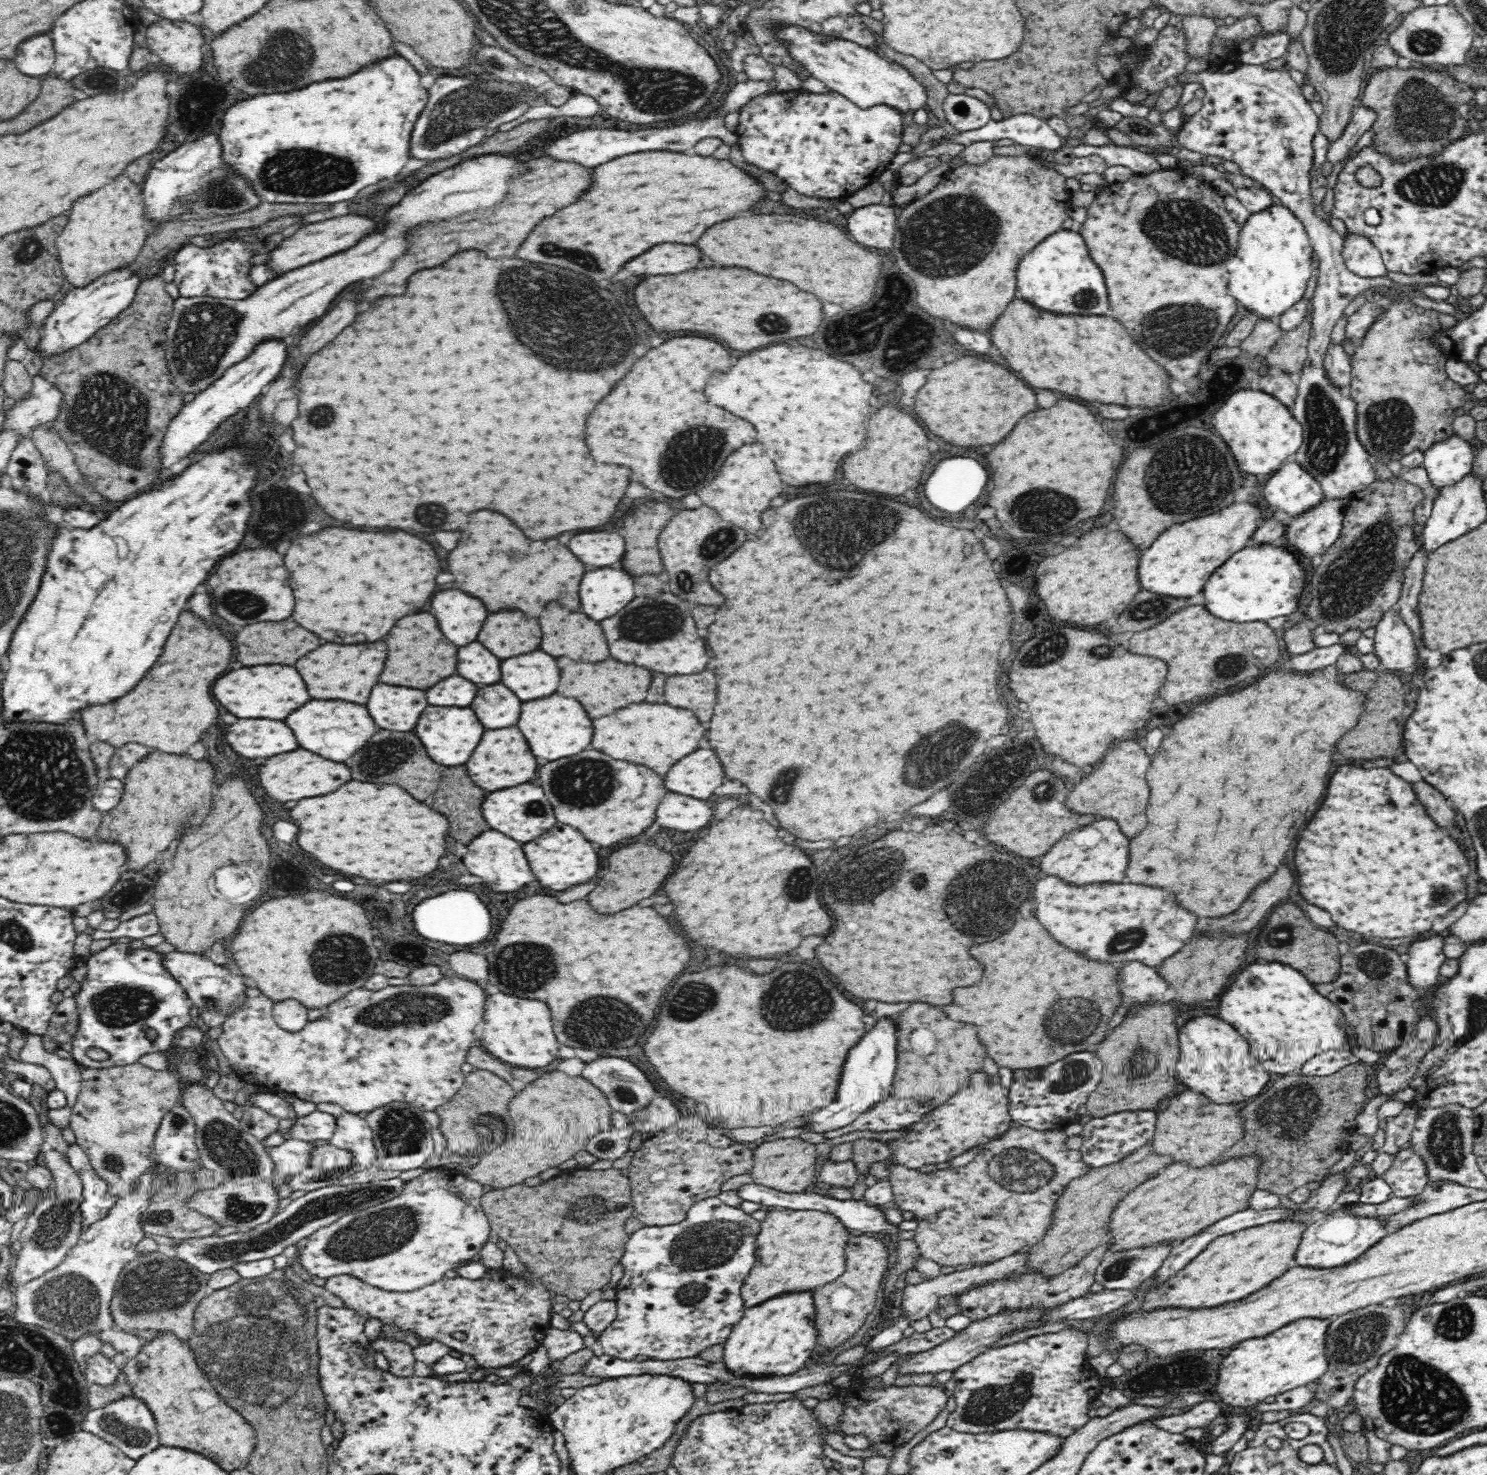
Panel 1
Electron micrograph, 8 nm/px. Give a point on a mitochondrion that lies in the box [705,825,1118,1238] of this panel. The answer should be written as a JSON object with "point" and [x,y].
{"point":[991,888]}

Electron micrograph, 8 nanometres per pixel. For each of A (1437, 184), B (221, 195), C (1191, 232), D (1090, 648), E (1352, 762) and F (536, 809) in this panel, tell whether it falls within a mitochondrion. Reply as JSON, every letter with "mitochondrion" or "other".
{"A":"mitochondrion","B":"mitochondrion","C":"mitochondrion","D":"mitochondrion","E":"other","F":"mitochondrion"}

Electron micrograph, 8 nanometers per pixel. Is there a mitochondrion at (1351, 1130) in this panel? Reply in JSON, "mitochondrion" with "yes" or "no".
{"mitochondrion":"no"}

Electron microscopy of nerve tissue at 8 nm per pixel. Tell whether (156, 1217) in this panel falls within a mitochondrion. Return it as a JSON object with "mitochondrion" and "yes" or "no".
{"mitochondrion":"yes"}

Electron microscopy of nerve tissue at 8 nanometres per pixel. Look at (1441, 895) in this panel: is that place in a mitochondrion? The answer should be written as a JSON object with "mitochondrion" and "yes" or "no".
{"mitochondrion":"yes"}

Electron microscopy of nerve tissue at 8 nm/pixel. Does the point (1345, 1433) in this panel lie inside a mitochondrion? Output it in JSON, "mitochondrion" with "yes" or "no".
{"mitochondrion":"no"}

